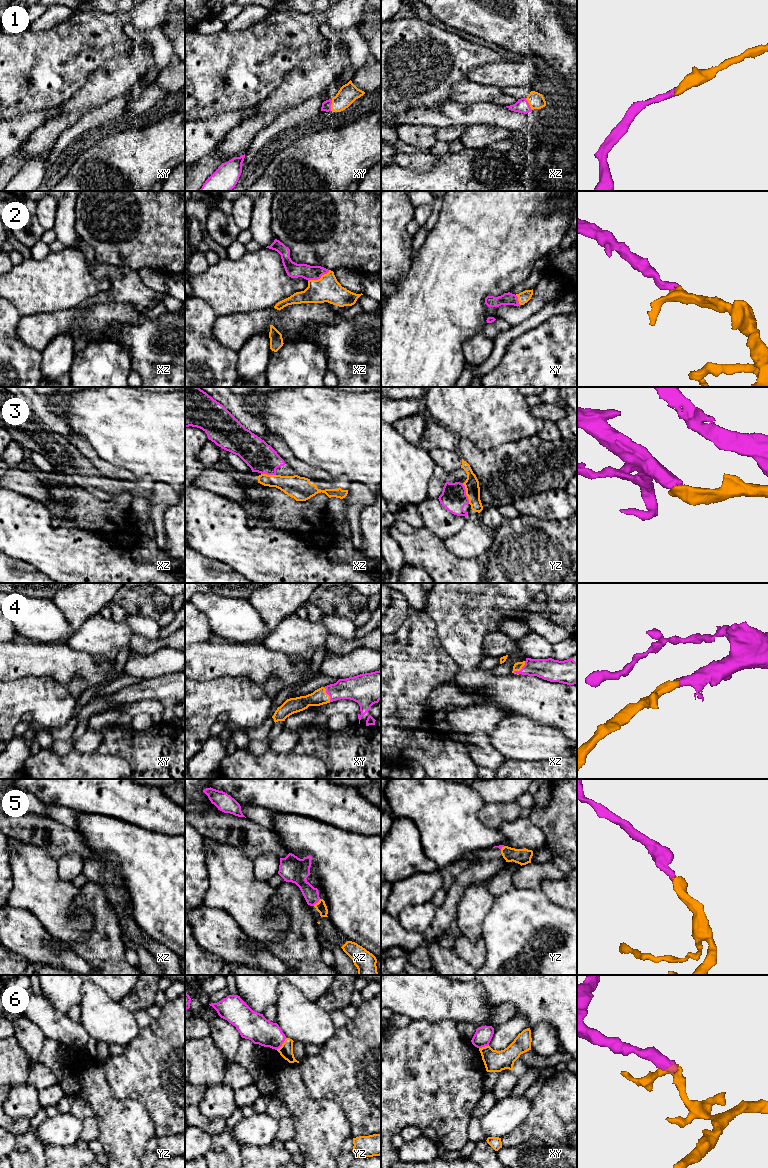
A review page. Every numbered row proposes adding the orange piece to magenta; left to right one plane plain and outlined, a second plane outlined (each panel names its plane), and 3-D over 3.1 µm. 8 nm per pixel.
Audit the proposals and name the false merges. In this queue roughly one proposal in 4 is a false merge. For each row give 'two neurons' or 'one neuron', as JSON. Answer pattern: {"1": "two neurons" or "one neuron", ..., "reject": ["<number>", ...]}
{"1": "one neuron", "2": "one neuron", "3": "one neuron", "4": "one neuron", "5": "one neuron", "6": "two neurons", "reject": ["6"]}

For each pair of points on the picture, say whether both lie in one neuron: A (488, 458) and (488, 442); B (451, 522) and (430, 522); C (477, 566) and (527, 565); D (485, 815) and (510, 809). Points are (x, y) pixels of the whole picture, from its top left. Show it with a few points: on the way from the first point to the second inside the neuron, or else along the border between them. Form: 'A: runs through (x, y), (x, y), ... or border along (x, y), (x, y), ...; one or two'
A: border along (467, 439), (481, 450), (492, 450), (510, 442); two
B: runs through (447, 525), (435, 522); one
C: border along (482, 558), (485, 564), (485, 572); two
D: runs through (491, 815), (504, 812); one

